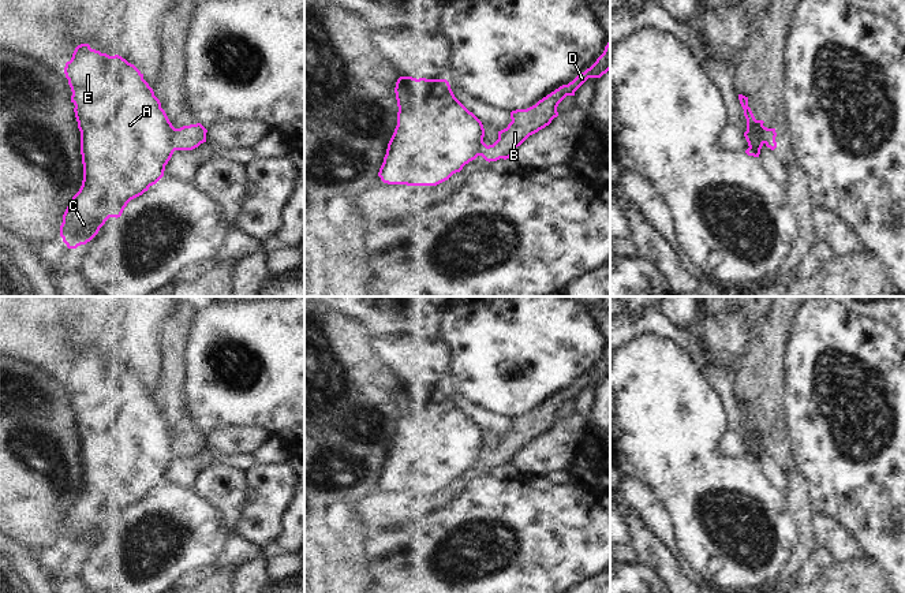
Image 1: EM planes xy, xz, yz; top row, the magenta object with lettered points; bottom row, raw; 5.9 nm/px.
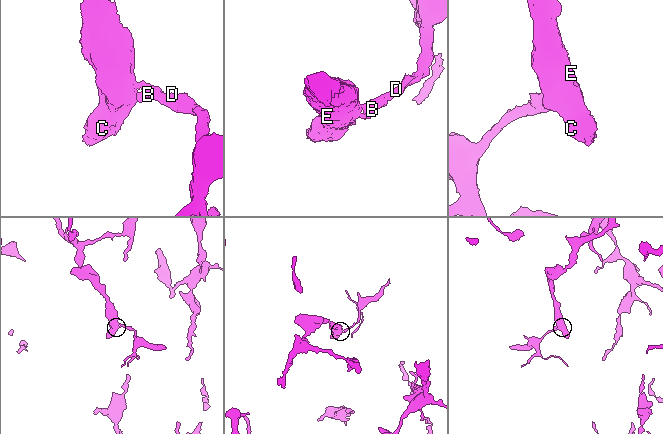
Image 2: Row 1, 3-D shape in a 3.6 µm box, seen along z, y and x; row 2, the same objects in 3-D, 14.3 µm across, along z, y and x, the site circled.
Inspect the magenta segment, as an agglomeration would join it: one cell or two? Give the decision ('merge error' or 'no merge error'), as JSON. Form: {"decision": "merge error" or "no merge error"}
{"decision": "merge error"}

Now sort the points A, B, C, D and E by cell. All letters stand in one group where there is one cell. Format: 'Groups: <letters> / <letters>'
Groups: A C E / B D

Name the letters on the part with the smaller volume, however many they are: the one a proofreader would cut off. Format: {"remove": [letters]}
{"remove": ["B", "D"]}

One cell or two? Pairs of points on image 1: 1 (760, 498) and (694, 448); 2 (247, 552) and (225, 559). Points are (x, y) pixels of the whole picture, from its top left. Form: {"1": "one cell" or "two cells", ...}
{"1": "one cell", "2": "one cell"}

